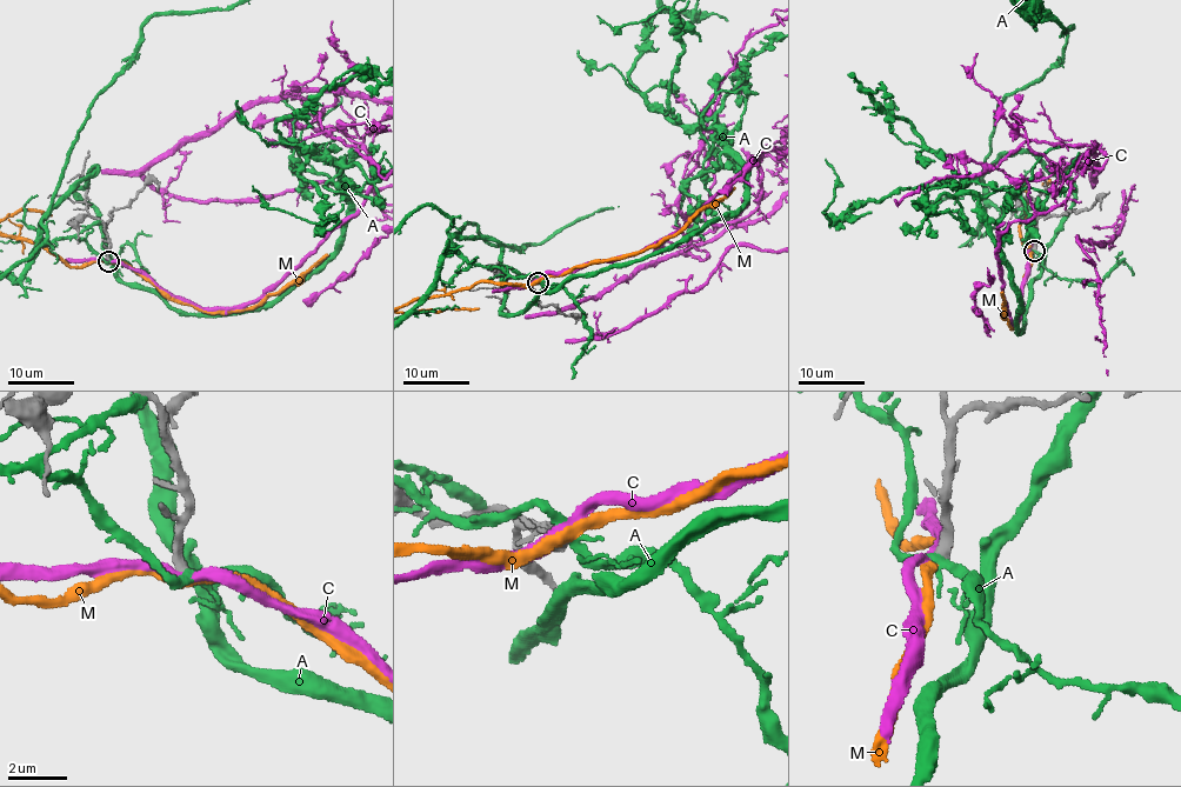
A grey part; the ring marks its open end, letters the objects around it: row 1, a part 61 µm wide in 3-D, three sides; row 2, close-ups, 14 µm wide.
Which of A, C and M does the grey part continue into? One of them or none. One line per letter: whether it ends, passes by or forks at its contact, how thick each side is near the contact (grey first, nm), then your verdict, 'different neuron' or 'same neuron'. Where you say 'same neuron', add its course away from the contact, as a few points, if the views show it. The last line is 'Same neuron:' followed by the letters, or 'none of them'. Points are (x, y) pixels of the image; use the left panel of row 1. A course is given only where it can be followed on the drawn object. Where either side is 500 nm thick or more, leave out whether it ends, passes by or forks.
A: it forks there; 400 nm thick on the grey side, 220 nm on the other; different neuron
C: it passes by; 400 nm thick on the grey side, 360 nm on the other; different neuron
M: it passes by; 360 nm thick on the grey side, 320 nm on the other; different neuron
Same neuron: none of them

